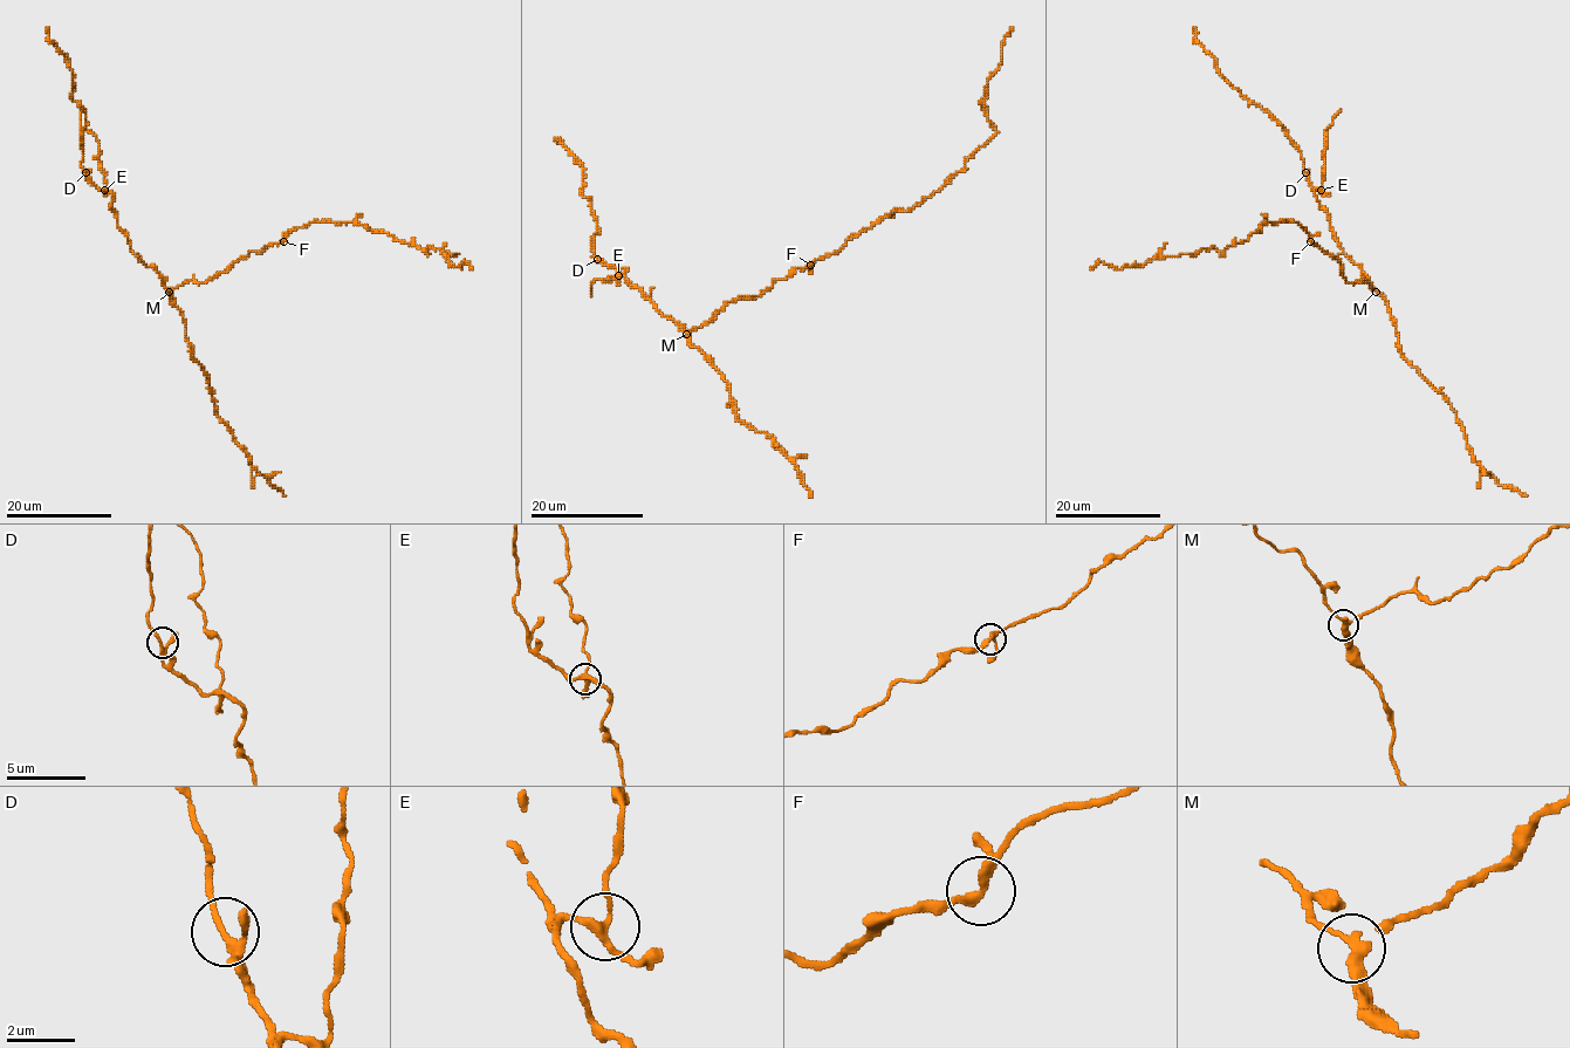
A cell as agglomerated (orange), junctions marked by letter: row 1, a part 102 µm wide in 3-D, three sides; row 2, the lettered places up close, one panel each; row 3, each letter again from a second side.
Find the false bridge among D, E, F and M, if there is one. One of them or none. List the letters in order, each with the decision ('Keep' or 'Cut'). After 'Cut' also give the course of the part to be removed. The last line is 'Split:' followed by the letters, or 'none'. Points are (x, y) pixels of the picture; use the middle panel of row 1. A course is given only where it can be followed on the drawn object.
D: Keep
E: Cut. Course of the part to remove: (617, 275), (604, 281), (597, 279), (590, 286), (591, 295)
F: Keep
M: Keep
Split: E

